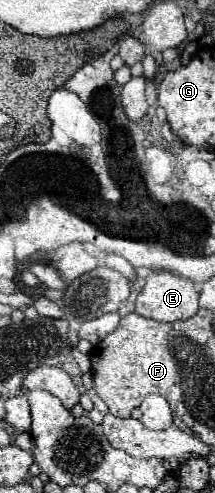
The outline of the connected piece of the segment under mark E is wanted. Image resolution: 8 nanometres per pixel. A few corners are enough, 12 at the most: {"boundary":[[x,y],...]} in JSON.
{"boundary":[[169,270],[149,274],[135,312],[159,322],[199,310],[195,284]]}

